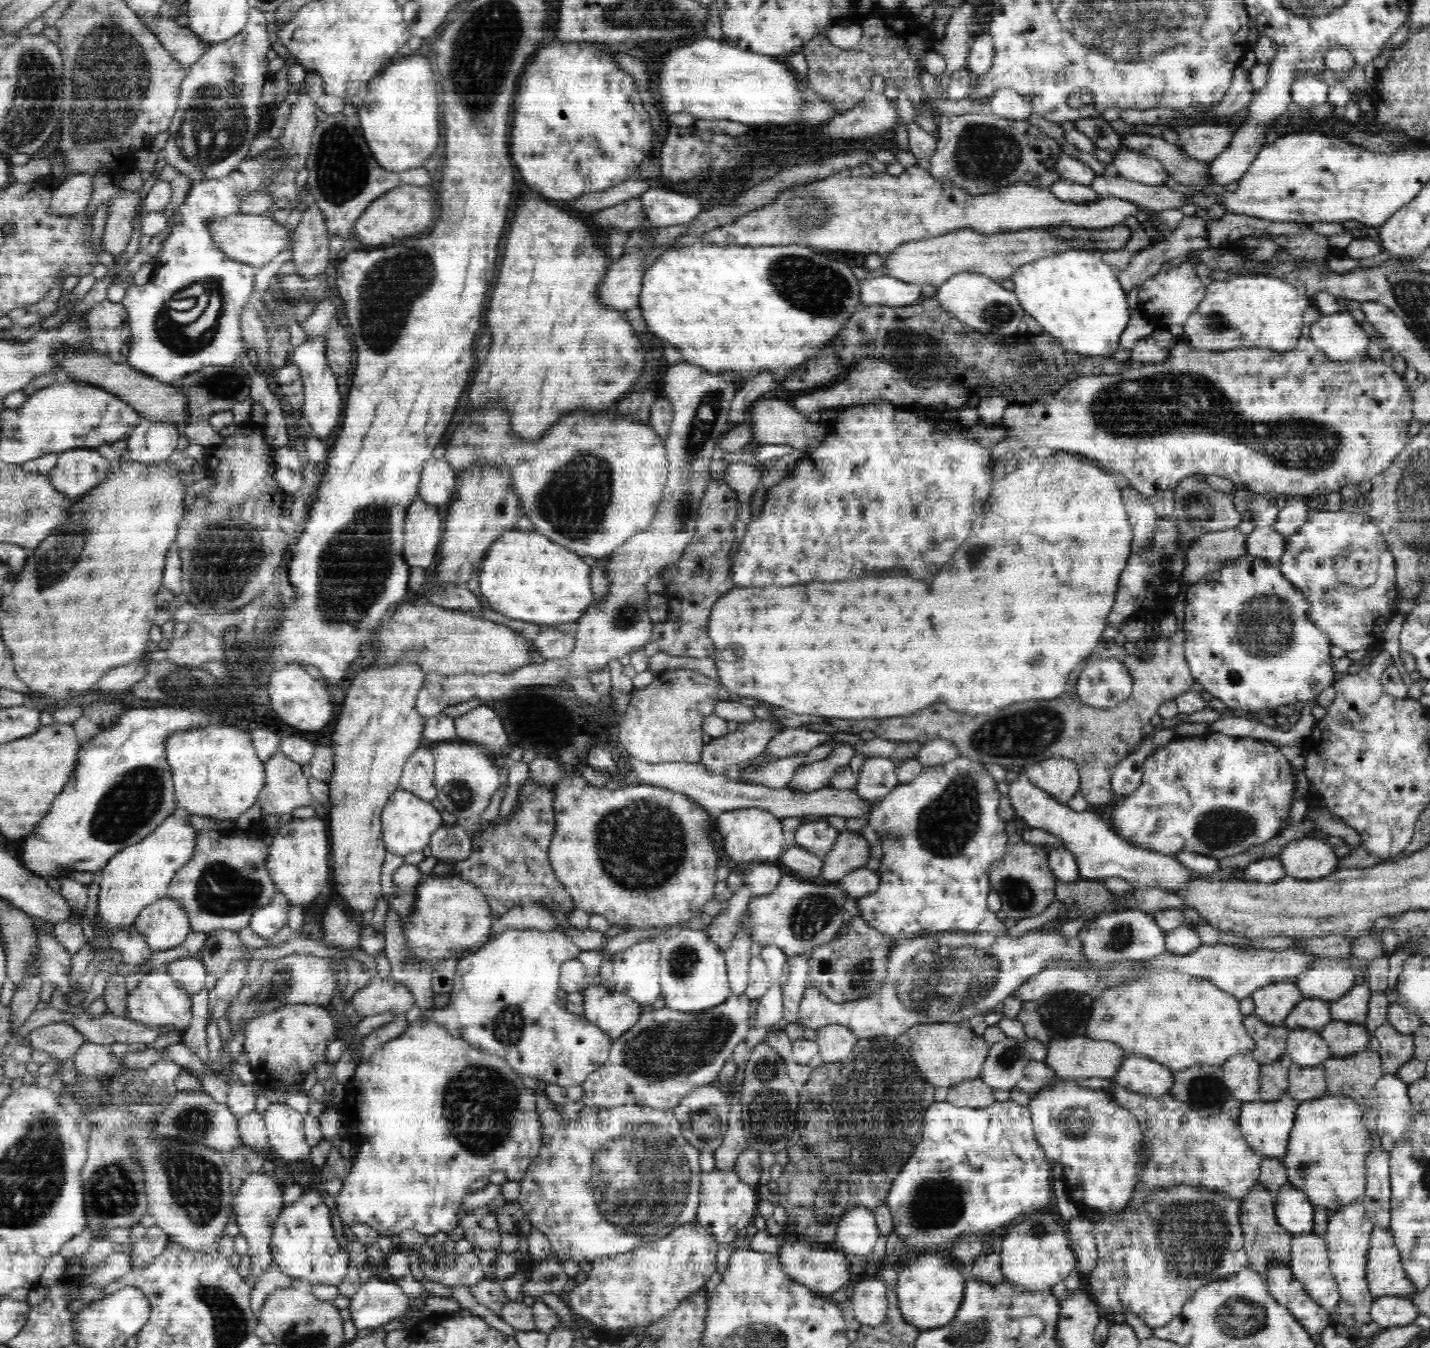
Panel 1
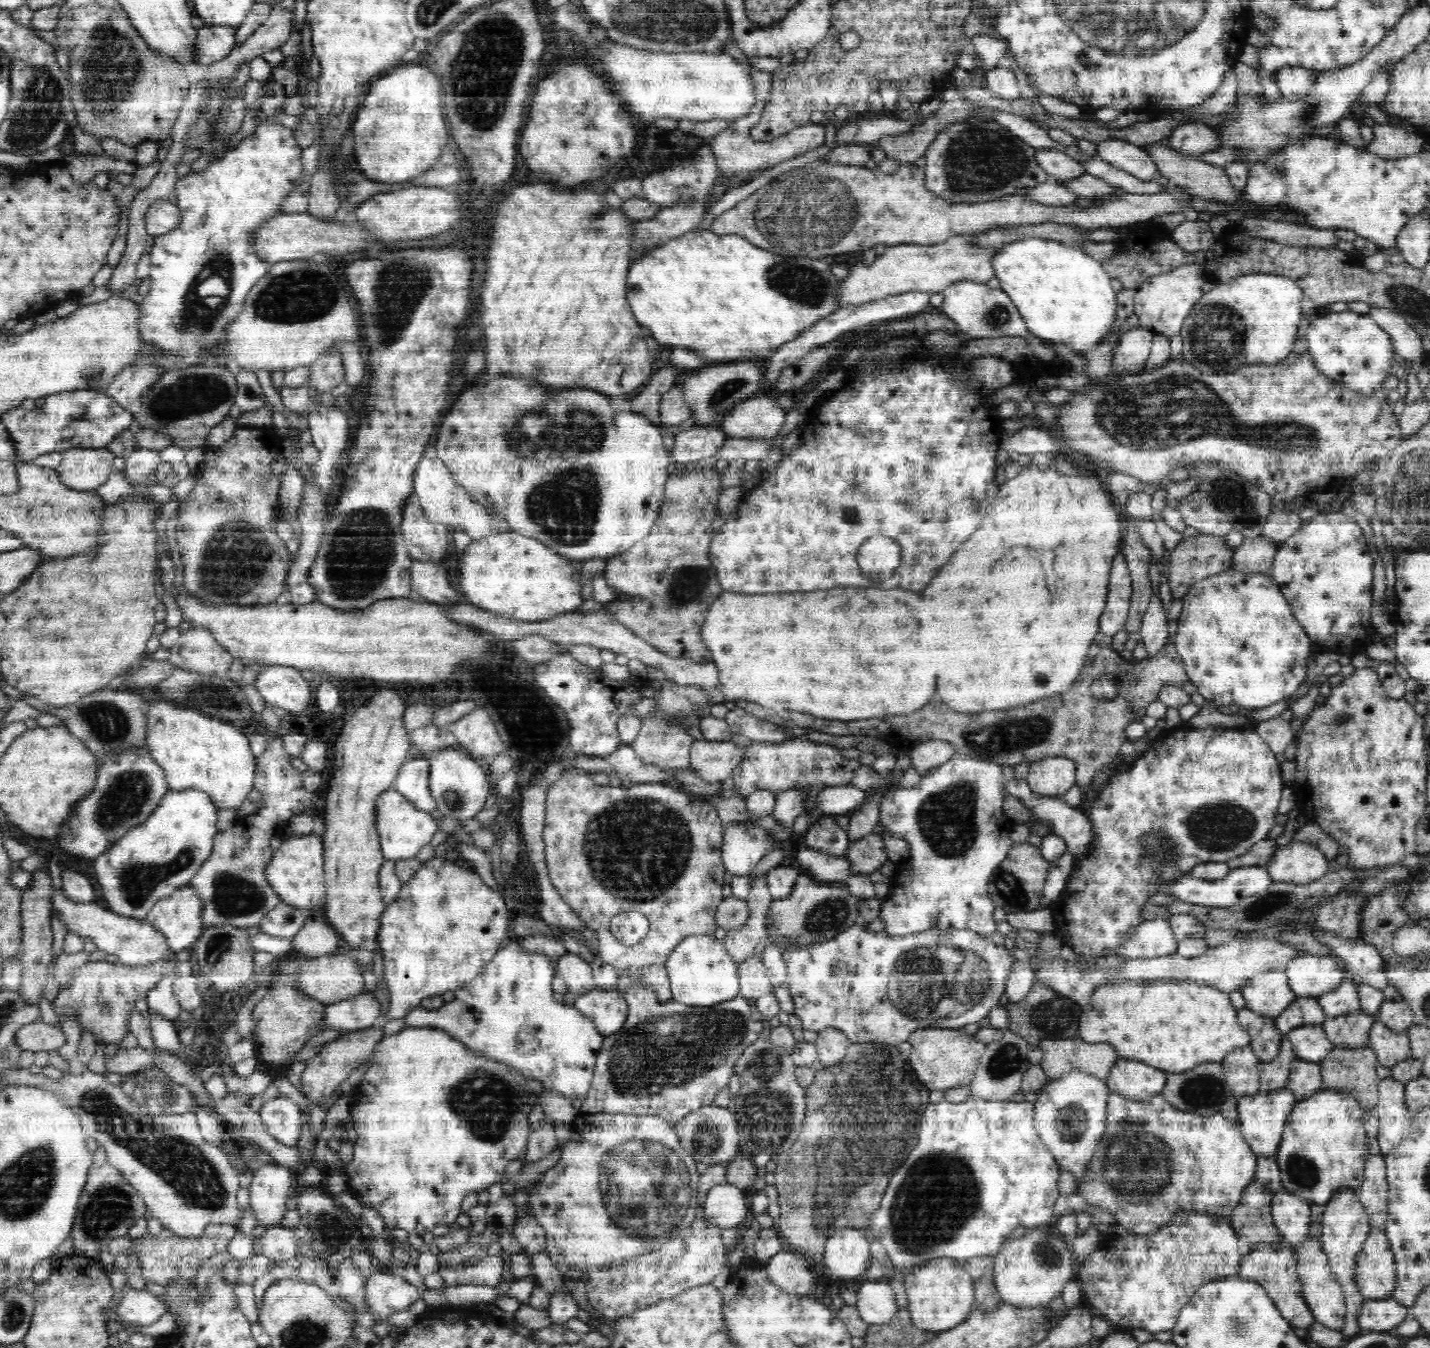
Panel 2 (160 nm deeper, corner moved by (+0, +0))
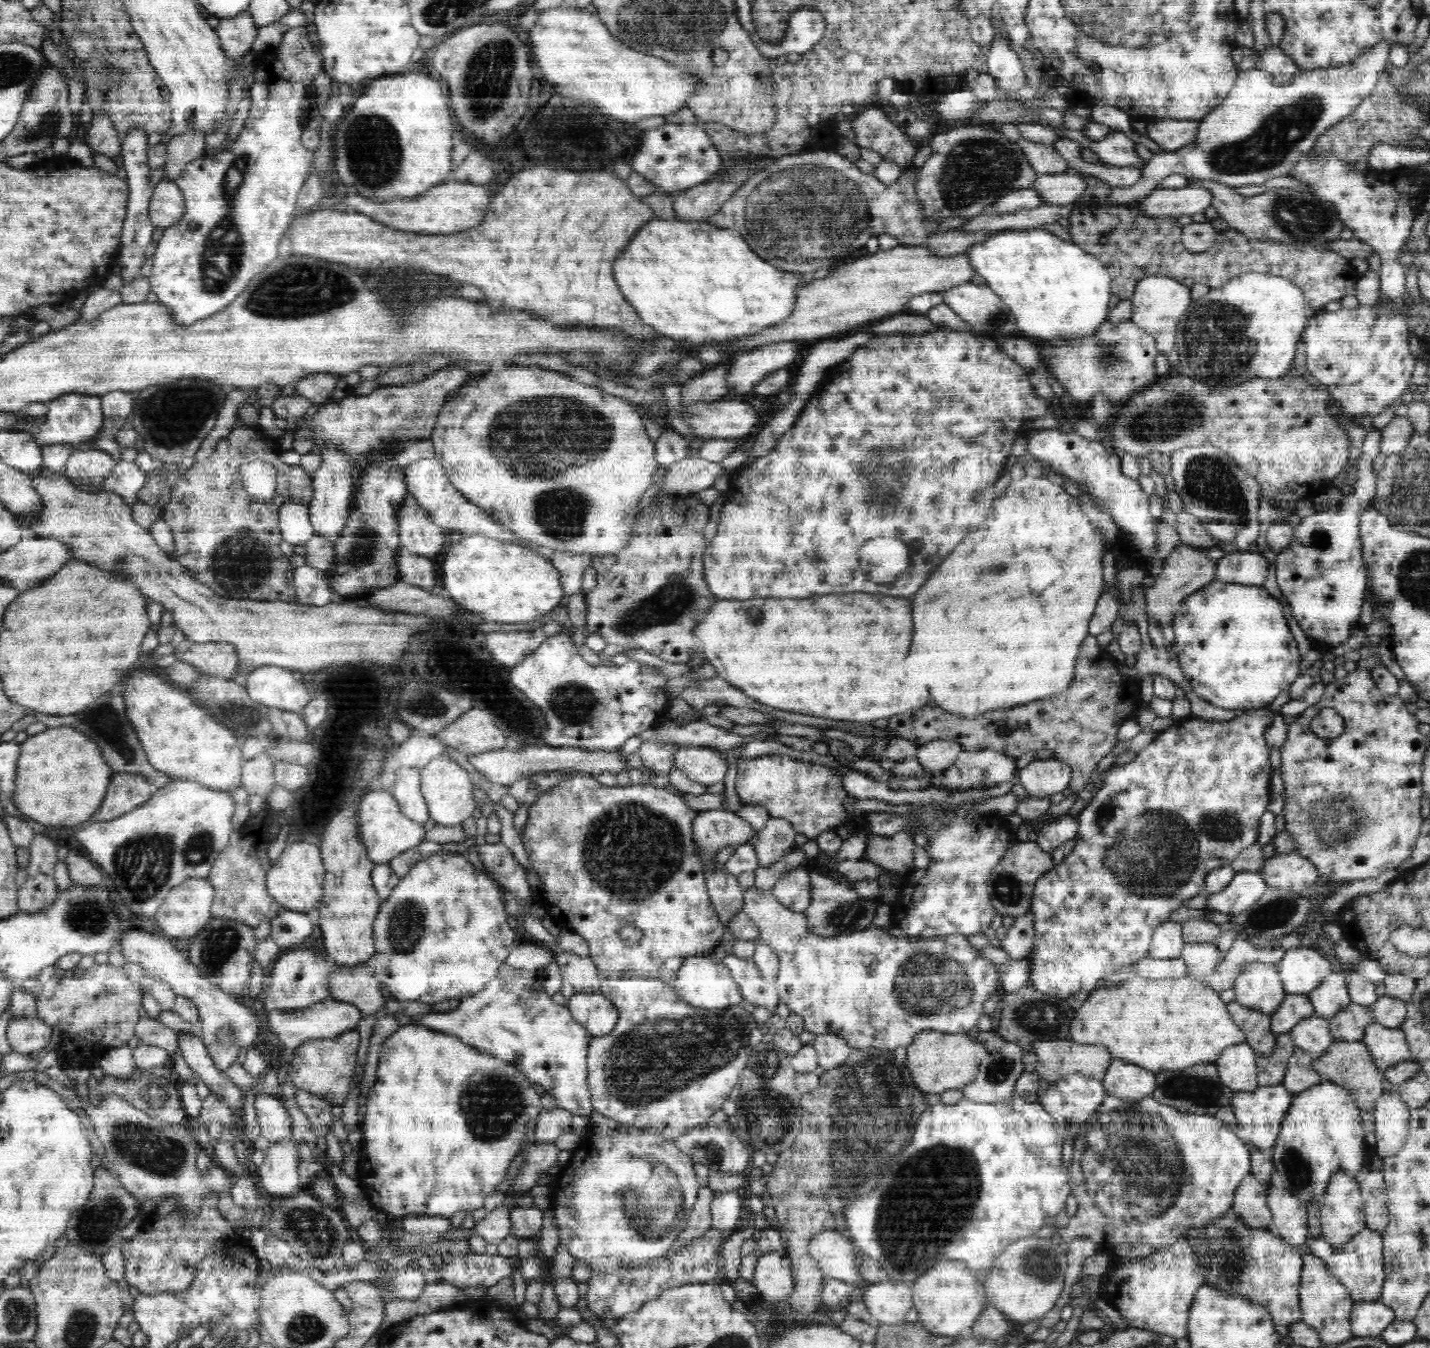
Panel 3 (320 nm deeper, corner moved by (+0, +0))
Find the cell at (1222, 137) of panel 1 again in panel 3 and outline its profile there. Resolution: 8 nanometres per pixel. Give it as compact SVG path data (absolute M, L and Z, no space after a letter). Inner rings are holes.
M1161 119L1146 121L1146 135L1164 151L1177 151L1196 142L1200 123L1198 120Z

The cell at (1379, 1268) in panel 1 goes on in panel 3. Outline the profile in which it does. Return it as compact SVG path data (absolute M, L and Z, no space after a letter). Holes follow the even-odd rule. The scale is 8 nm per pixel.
M1366 1227L1341 1249L1334 1249L1322 1236L1309 1238L1303 1247L1305 1253L1313 1253L1314 1256L1325 1261L1330 1274L1333 1274L1346 1287L1348 1294L1356 1302L1380 1300L1381 1290L1385 1283L1383 1239L1380 1233Z

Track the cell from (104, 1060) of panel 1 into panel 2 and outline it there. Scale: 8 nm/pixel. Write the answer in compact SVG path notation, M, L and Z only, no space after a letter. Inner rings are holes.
M135 1047L120 1049L112 1058L106 1058L106 1071L123 1075L130 1075L138 1070L143 1070L154 1065L156 1049Z

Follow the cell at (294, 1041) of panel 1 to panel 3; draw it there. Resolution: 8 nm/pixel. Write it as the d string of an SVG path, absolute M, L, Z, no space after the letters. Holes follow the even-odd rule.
M313 949L294 950L281 955L271 969L267 970L267 977L259 1006L262 1012L294 1012L304 1011L331 998L328 988L328 964L323 956L316 954Z

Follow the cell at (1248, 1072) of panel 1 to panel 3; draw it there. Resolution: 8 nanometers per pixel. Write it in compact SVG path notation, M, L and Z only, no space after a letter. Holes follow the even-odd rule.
M1246 1042L1224 1048L1222 1056L1216 1060L1220 1080L1232 1088L1232 1092L1254 1092L1259 1088L1257 1057L1253 1048Z

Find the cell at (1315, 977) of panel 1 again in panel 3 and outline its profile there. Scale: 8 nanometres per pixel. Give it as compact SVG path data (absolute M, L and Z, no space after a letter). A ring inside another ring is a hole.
M1303 945L1286 950L1278 964L1278 973L1285 992L1292 995L1312 993L1332 974L1332 964L1320 945Z

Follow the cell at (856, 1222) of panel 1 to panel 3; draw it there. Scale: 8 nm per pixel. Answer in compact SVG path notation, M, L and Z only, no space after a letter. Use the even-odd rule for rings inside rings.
M820 1232L807 1250L823 1270L825 1277L843 1280L850 1285L860 1278L857 1268L860 1254L850 1239L844 1238L840 1232Z

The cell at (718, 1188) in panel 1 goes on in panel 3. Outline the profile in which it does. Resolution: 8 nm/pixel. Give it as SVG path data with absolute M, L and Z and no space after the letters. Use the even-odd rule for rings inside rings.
M738 1191L716 1192L710 1205L713 1228L732 1233L742 1214Z

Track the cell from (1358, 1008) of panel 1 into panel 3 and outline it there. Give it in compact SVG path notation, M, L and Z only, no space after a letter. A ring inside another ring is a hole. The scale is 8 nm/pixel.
M1339 973L1328 975L1322 984L1318 984L1316 990L1306 996L1315 1008L1316 1015L1327 1020L1338 1014L1342 1008L1352 1004L1346 980Z

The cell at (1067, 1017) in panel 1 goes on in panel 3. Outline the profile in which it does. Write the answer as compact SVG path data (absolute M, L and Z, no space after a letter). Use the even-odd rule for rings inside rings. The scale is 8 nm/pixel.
M1028 985L1019 992L1003 994L1001 1014L998 1030L994 1032L1005 1041L1018 1044L1024 1052L1032 1050L1032 1044L1036 1040L1071 1039L1070 1024L1074 1009L1068 1006L1067 1001L1040 993L1034 986Z

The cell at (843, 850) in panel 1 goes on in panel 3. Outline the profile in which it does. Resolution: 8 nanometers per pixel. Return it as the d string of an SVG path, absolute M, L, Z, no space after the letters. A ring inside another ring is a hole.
M912 830L899 831L891 836L872 835L862 858L899 875L913 868L914 852L919 839Z

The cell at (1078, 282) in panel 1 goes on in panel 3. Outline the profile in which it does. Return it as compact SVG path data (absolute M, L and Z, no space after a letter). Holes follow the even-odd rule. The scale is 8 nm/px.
M1039 227L995 231L982 242L974 243L965 255L986 284L1003 300L1015 316L1019 330L1034 339L1081 339L1092 336L1108 318L1111 283L1108 269L1076 243L1062 240Z

